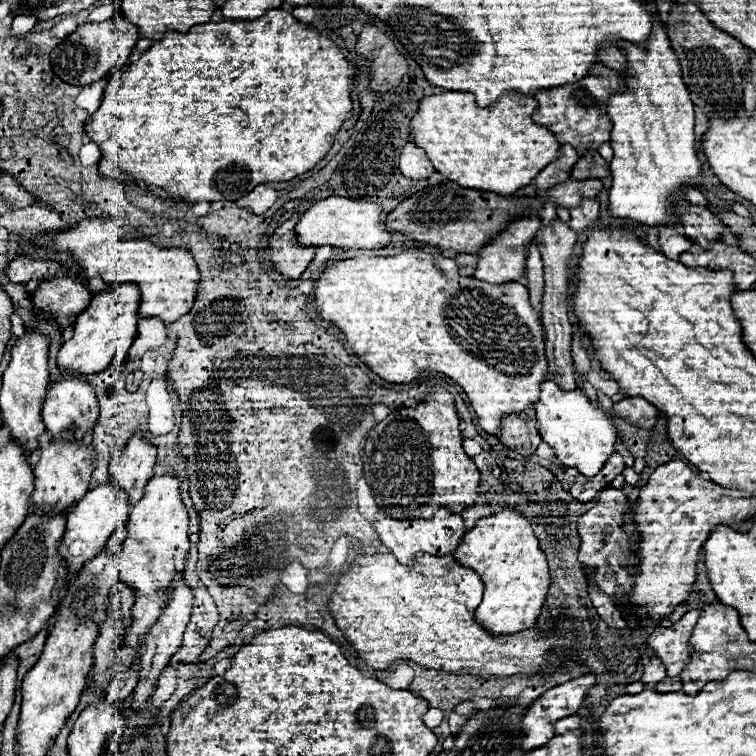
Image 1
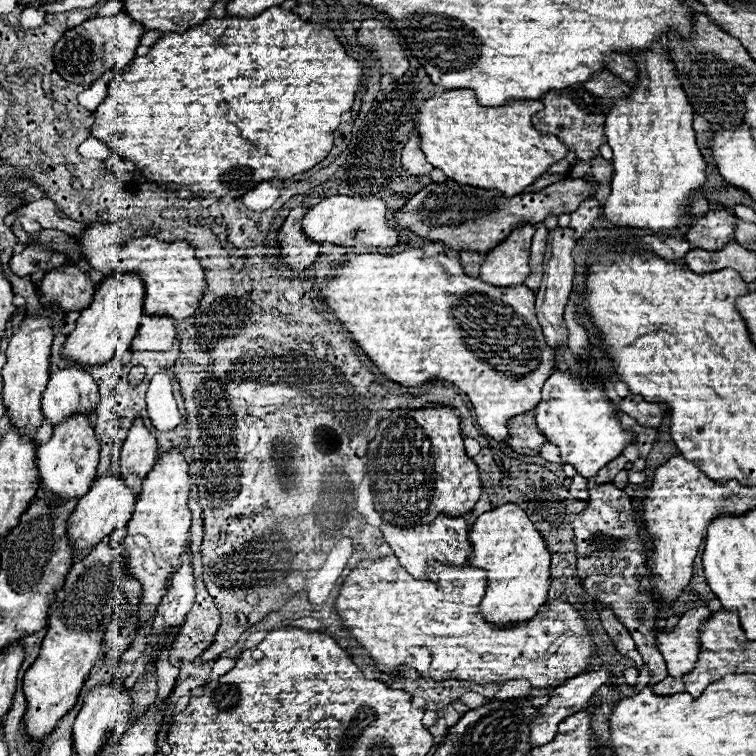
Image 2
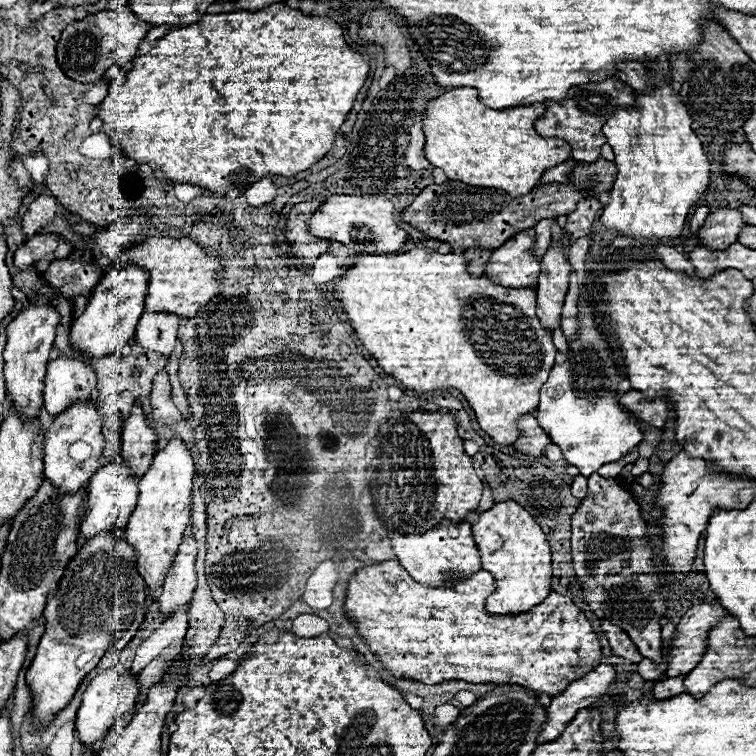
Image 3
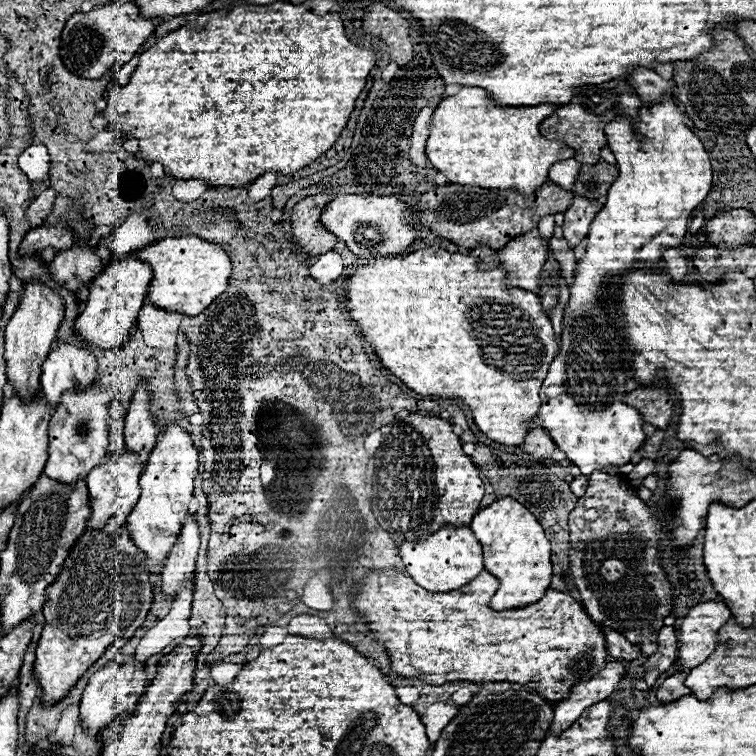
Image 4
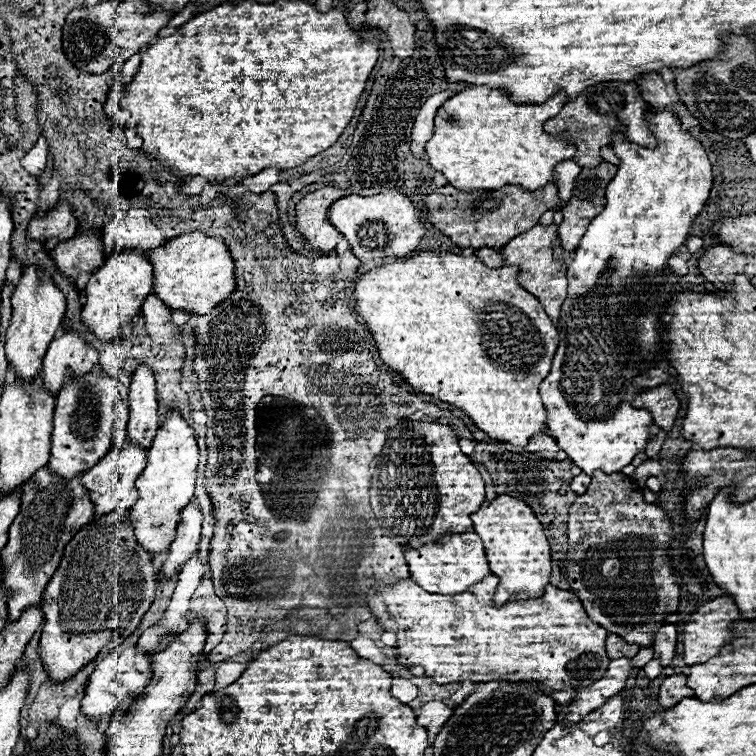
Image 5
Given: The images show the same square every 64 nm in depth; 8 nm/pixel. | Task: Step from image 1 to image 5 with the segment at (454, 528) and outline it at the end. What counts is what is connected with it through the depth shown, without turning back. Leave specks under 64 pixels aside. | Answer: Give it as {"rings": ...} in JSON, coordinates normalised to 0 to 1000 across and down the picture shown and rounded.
{"rings":[[[627,704],[587,706],[558,725],[534,722],[534,735],[542,751],[542,765],[571,786],[608,786],[648,759],[638,714]]]}

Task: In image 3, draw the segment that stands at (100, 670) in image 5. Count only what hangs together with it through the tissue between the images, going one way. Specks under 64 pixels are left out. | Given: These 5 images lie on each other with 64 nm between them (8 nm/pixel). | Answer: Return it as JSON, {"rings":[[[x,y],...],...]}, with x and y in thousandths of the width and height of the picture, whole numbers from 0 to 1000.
{"rings":[[[159,884],[140,886],[138,892],[130,892],[119,907],[111,915],[108,934],[101,947],[101,971],[106,981],[114,989],[122,989],[127,981],[138,979],[138,974],[161,952],[177,944],[180,939],[180,921],[183,921],[183,899],[175,897],[172,889],[164,889]]]}

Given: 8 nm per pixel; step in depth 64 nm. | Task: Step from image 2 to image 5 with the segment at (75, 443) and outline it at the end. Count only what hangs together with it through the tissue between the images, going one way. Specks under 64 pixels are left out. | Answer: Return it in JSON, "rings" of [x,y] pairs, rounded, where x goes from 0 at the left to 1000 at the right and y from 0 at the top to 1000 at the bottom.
{"rings":[[[124,487],[108,500],[95,500],[79,516],[71,542],[71,569],[69,569],[69,601],[63,622],[71,630],[98,632],[114,624],[127,611],[132,611],[146,595],[146,571],[151,558],[151,534],[156,532],[153,505],[138,495],[138,489]]]}

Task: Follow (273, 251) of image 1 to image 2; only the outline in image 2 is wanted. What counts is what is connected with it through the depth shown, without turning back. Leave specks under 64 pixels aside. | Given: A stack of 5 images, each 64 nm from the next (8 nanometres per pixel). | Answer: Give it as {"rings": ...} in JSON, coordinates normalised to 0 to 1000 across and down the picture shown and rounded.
{"rings":[[[405,275],[384,278],[373,302],[368,304],[368,323],[373,325],[370,344],[378,352],[378,357],[386,357],[392,362],[402,360],[423,336],[423,323],[407,317],[399,307],[402,280]]]}

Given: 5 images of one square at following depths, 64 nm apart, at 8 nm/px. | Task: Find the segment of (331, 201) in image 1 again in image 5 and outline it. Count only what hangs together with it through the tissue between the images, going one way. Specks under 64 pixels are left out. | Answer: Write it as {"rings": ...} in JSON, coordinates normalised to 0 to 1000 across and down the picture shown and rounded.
{"rings":[[[526,251],[495,259],[452,259],[434,275],[434,291],[463,320],[463,331],[476,344],[534,341],[550,331],[561,312],[561,302],[553,291],[550,272]]]}

